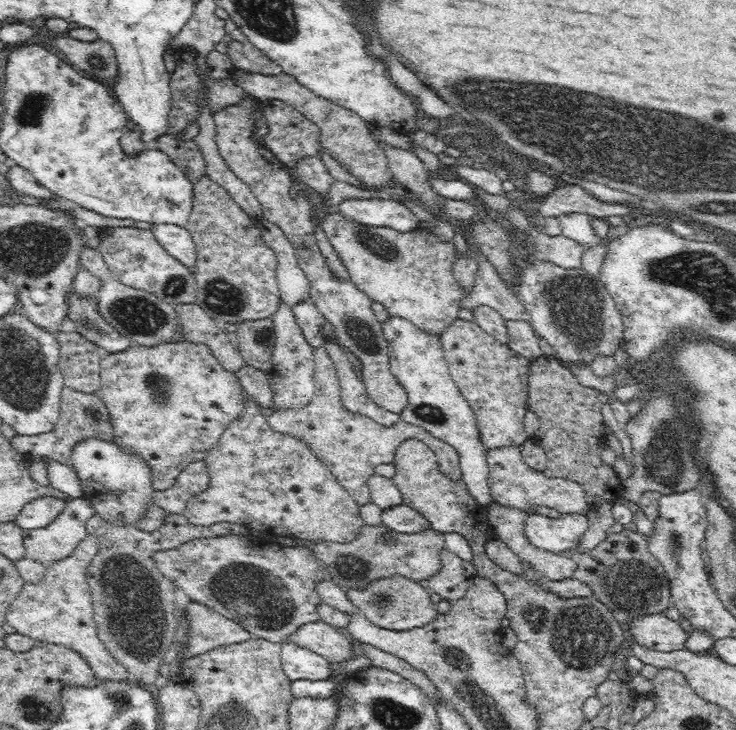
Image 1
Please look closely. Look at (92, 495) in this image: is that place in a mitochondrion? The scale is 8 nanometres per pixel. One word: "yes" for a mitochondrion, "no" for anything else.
no

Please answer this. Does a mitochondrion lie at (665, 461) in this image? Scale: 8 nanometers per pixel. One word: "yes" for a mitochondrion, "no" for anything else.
yes

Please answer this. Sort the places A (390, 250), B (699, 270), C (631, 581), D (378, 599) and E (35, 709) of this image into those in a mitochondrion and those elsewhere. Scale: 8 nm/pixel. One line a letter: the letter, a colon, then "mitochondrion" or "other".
A: mitochondrion
B: mitochondrion
C: mitochondrion
D: mitochondrion
E: mitochondrion

